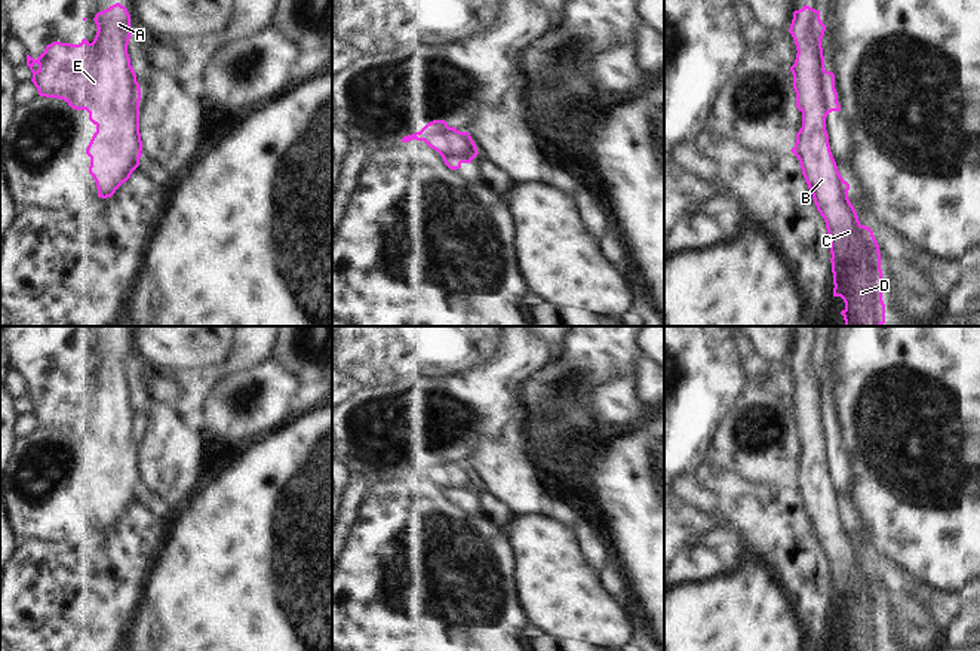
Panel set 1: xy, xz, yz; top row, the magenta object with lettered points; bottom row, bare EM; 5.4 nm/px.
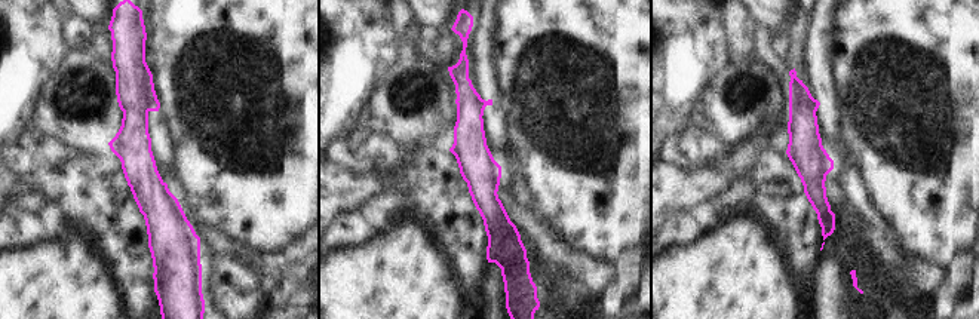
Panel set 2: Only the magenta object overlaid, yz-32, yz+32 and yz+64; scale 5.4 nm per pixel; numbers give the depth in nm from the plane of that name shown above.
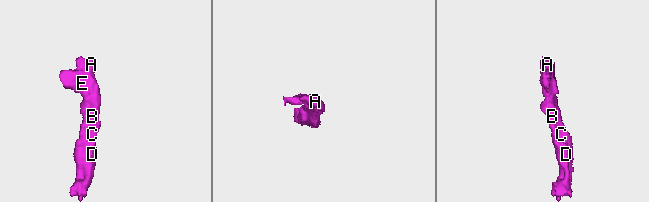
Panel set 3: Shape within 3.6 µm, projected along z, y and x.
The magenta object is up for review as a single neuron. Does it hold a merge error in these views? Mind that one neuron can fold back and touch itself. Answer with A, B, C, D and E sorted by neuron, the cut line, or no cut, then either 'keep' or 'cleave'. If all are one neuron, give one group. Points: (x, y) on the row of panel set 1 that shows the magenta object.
A B C D E; no cut; keep

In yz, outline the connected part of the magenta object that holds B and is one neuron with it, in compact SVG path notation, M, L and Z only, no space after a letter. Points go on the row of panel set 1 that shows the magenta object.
M804 6L793 12L789 28L796 59L790 67L802 128L790 150L799 160L830 242L833 297L841 297L845 326L882 326L882 270L879 245L870 227L861 225L848 199L850 184L841 176L829 145L826 117L841 111L835 74L824 70L821 39L826 25L820 10Z

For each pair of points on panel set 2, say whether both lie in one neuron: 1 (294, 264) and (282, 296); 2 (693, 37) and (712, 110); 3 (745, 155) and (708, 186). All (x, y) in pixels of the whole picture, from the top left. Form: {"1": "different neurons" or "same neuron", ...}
{"1": "same neuron", "2": "different neurons", "3": "same neuron"}

